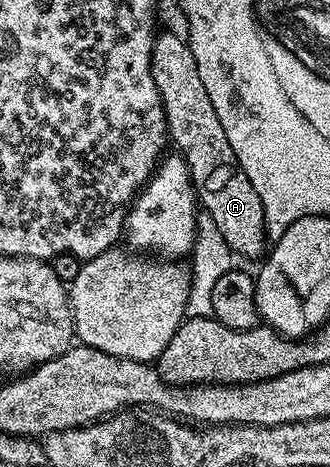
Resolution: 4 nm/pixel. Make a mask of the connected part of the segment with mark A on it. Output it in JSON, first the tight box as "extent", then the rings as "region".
{"extent":[153,31,267,260],"region":[[[165,31],[153,40],[153,80],[159,89],[161,104],[167,117],[169,137],[172,146],[179,152],[186,165],[189,166],[189,178],[193,180],[193,190],[200,204],[207,213],[211,213],[215,225],[219,225],[219,233],[223,233],[223,241],[231,245],[234,256],[245,259],[260,260],[267,251],[267,232],[265,230],[265,210],[259,201],[259,193],[247,181],[247,173],[239,165],[235,157],[235,149],[231,149],[231,141],[227,141],[227,133],[219,121],[219,113],[215,113],[215,105],[211,105],[211,97],[207,97],[207,89],[199,77],[199,65],[195,65],[195,53],[191,53],[188,42],[171,32]]]}

